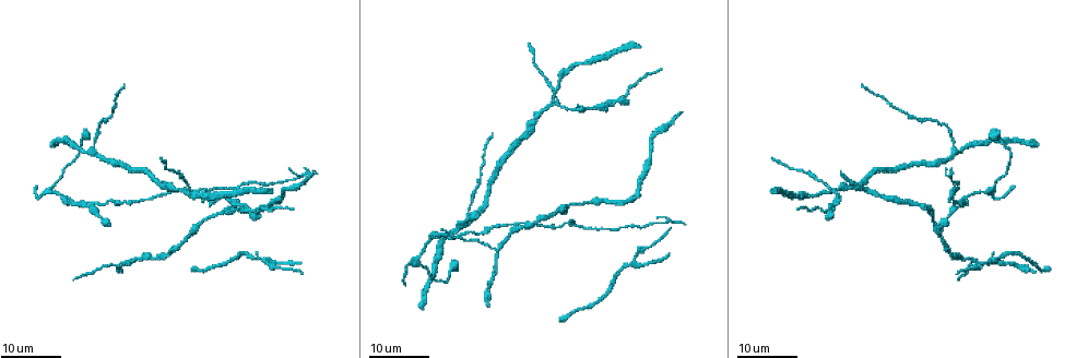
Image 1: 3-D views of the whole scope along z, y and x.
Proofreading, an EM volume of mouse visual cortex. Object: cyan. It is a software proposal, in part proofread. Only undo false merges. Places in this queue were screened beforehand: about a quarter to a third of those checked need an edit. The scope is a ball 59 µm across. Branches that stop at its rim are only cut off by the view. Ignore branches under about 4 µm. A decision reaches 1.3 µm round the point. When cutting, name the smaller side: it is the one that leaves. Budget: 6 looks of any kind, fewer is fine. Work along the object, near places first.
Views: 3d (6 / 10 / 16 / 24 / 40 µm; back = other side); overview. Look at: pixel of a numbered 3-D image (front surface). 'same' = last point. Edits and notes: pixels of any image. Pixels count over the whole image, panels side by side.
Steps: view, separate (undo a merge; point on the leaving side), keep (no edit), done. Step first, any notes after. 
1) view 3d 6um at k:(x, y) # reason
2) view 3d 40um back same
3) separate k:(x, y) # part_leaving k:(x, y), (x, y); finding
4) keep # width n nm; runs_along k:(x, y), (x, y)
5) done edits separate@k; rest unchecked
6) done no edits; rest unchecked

view 3d 24um at 1:(954, 150)

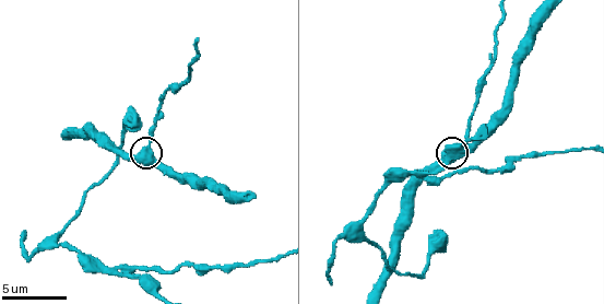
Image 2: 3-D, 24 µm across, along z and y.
view 3d 6um at 2:(149, 151)

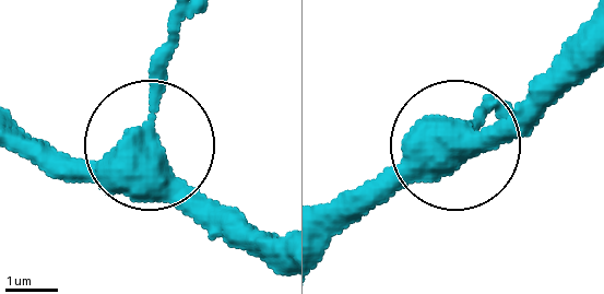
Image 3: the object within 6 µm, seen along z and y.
keep # all the same neuron

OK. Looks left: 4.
view 3d 6um at 2:(407, 172) # a narrow waist

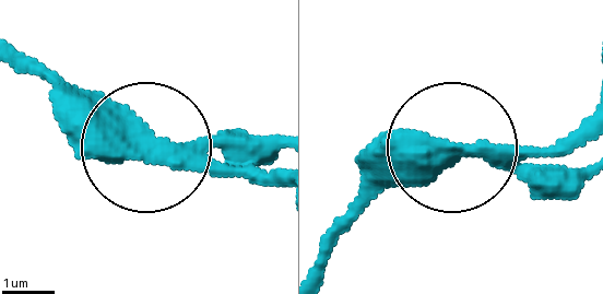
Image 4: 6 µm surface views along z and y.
view 3d 6um back at 4:(147, 138)

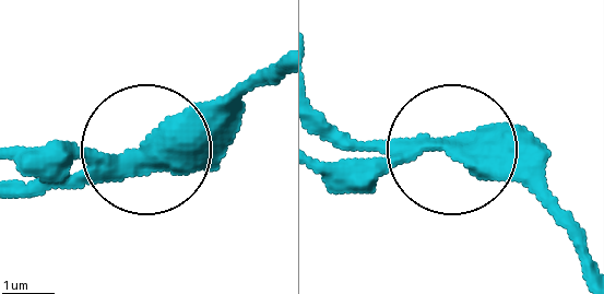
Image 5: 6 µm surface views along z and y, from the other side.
separate 5:(16, 149) # part_leaving 5:(93, 152), (20, 152); a second neuron is stuck on

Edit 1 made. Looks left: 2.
done edits separate@5; rest unchecked

